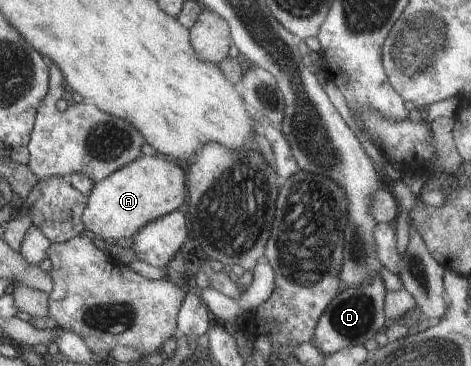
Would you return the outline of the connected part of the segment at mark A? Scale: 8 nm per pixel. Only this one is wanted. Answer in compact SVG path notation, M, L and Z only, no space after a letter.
M158 154L143 156L94 185L82 215L83 226L105 241L126 241L151 222L177 211L186 193L186 175L176 163Z

